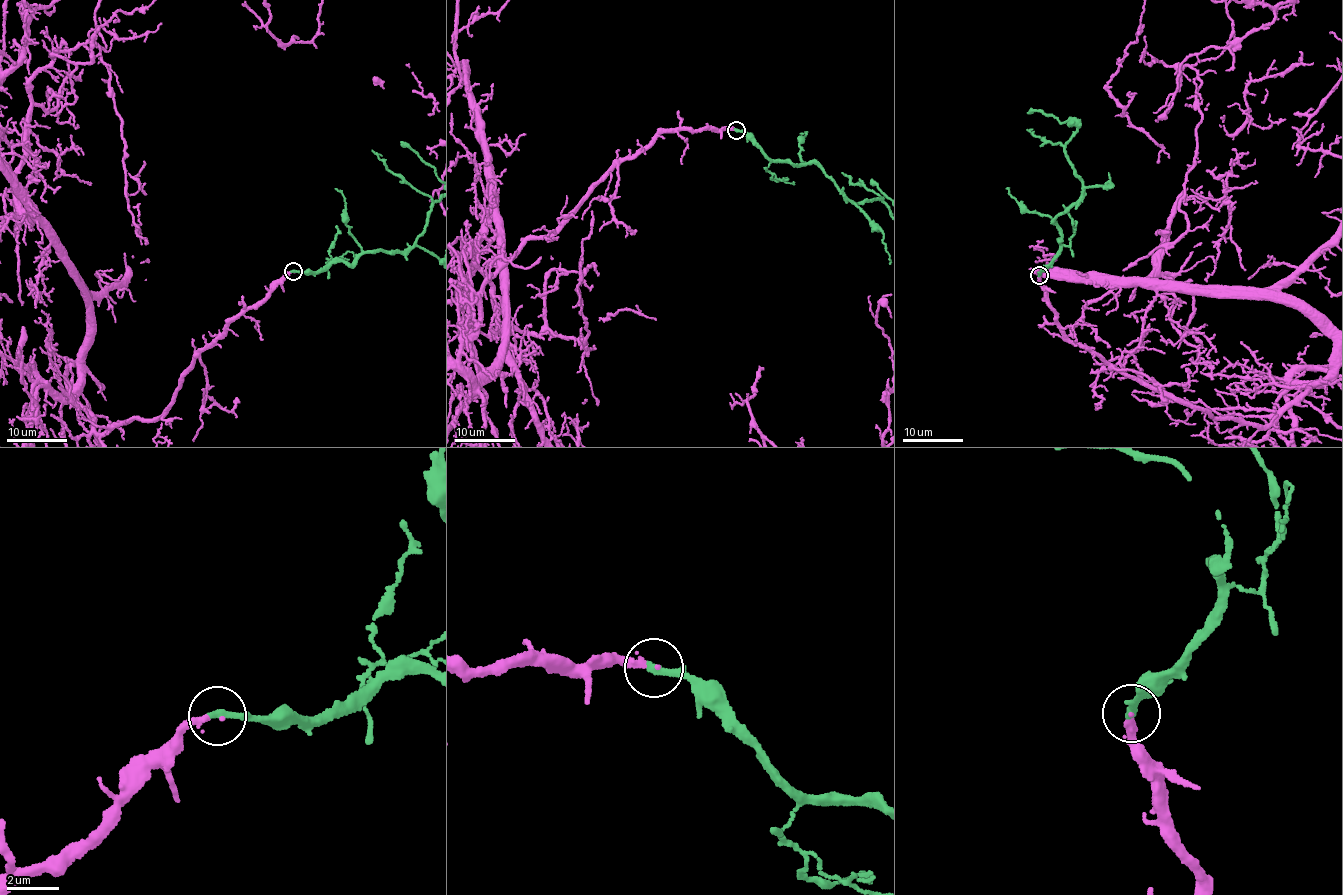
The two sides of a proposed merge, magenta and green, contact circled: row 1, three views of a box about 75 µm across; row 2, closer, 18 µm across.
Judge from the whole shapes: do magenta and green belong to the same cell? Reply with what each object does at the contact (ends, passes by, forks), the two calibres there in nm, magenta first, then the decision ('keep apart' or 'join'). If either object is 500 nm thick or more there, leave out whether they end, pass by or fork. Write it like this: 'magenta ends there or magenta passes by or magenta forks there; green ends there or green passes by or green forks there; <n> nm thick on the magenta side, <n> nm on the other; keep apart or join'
magenta ends there; green ends there; 200 nm thick on the magenta side, 320 nm on the other; join

